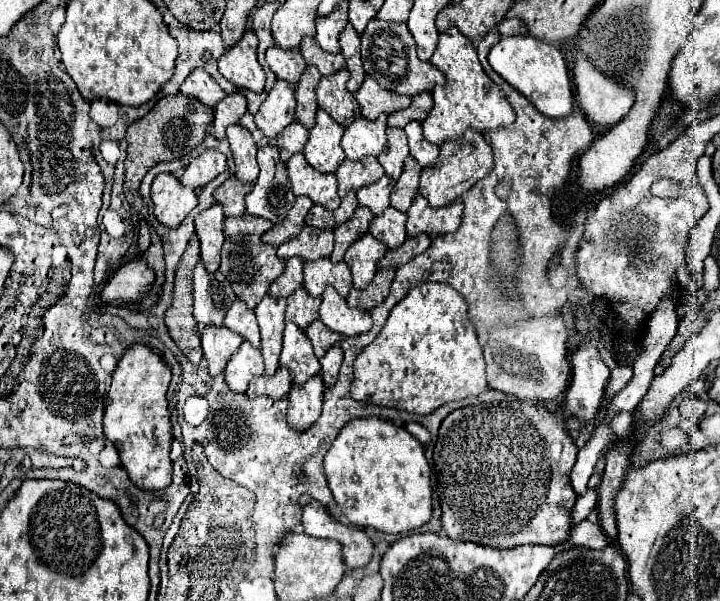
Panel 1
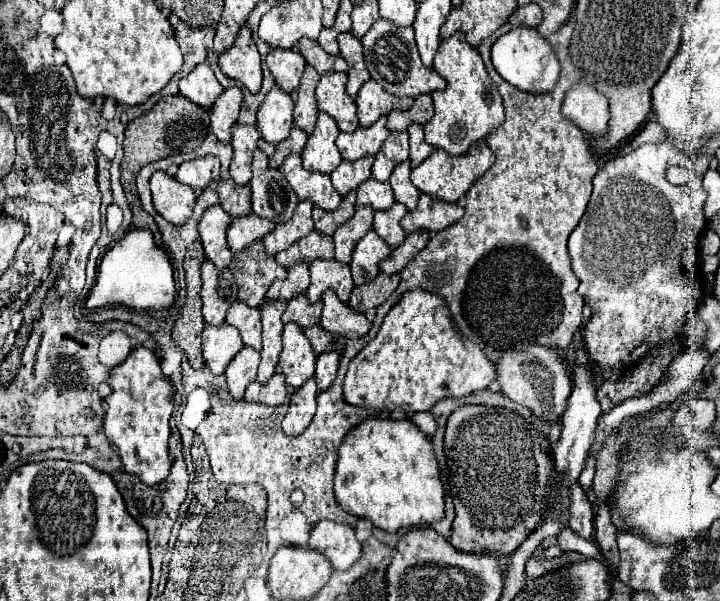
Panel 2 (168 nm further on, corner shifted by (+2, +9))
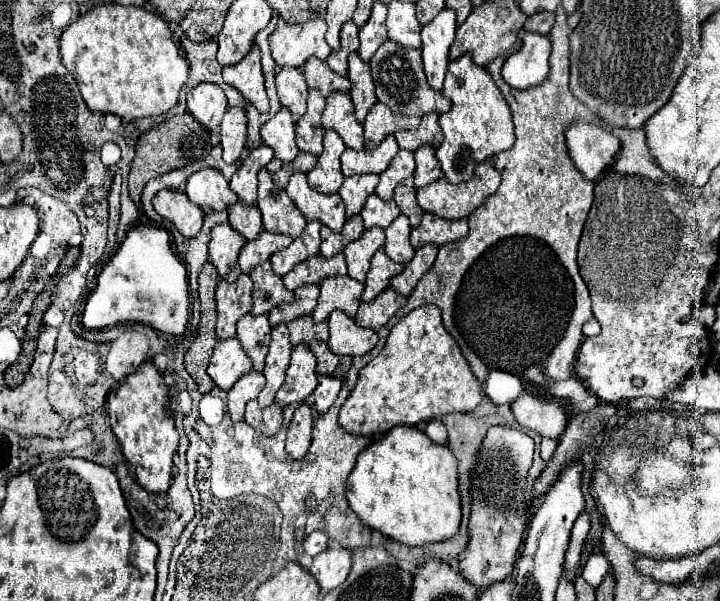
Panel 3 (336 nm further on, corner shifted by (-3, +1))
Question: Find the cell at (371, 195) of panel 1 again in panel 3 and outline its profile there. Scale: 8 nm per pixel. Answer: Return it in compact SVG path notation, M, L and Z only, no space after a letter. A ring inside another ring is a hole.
M369 194L367 202L361 210L365 228L373 228L373 226L387 228L399 214L401 212L399 212L395 200L381 200L377 194Z

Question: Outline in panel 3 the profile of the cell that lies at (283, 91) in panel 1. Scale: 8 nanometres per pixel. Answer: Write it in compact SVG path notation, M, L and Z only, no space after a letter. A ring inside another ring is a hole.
M281 108L271 120L263 124L261 138L275 150L275 156L281 162L291 162L299 152L295 144L295 120L287 108Z

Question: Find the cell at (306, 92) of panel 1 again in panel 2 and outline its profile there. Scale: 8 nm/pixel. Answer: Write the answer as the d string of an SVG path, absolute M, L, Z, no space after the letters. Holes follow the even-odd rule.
M306 66L300 88L294 92L294 104L296 104L294 106L294 126L308 132L308 136L314 132L314 124L318 118L316 96L314 96L314 88L318 80L320 80L320 74L312 66Z

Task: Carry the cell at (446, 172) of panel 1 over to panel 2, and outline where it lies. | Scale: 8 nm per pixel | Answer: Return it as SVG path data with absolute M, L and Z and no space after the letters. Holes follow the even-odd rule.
M484 140L472 144L472 148L464 156L448 156L446 152L434 150L430 158L426 158L418 168L412 170L412 182L420 192L428 196L434 196L444 202L458 202L492 164L494 164L494 152L488 148Z

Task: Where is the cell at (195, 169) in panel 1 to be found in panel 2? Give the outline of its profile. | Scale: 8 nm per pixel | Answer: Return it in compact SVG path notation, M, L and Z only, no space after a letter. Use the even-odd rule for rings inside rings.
M204 156L180 164L176 180L194 188L204 190L210 182L220 178L220 160L216 156Z

